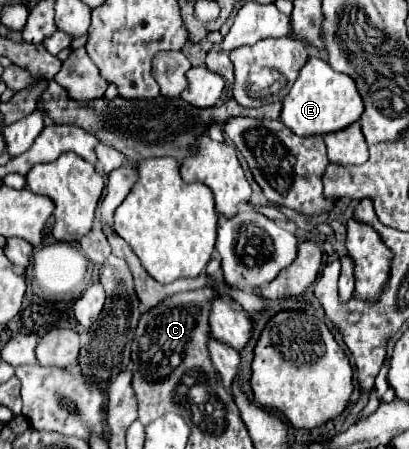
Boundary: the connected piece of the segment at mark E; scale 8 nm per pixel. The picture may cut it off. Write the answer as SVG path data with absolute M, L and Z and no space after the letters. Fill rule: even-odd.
M310 56L304 68L300 70L298 80L282 102L280 120L298 136L314 136L342 130L356 122L364 112L362 98L356 90L356 84L350 76L334 72L330 64L322 58Z

